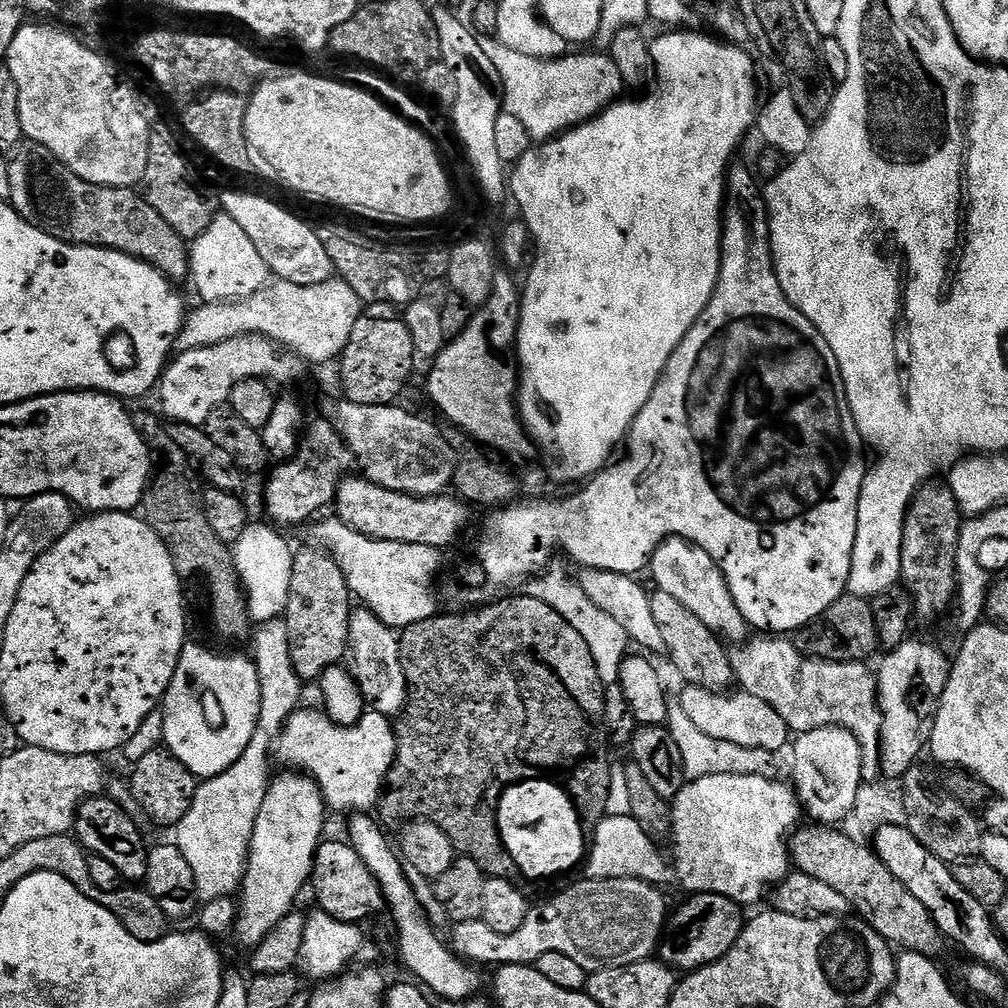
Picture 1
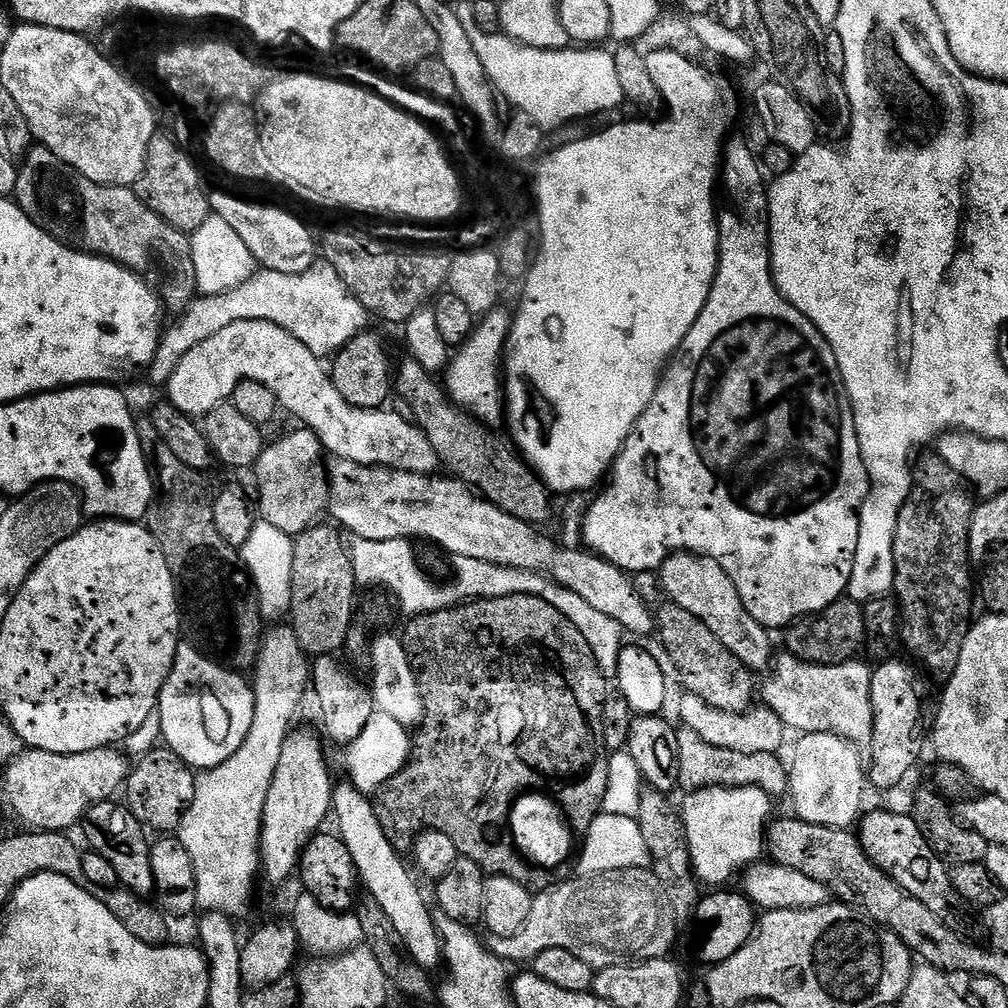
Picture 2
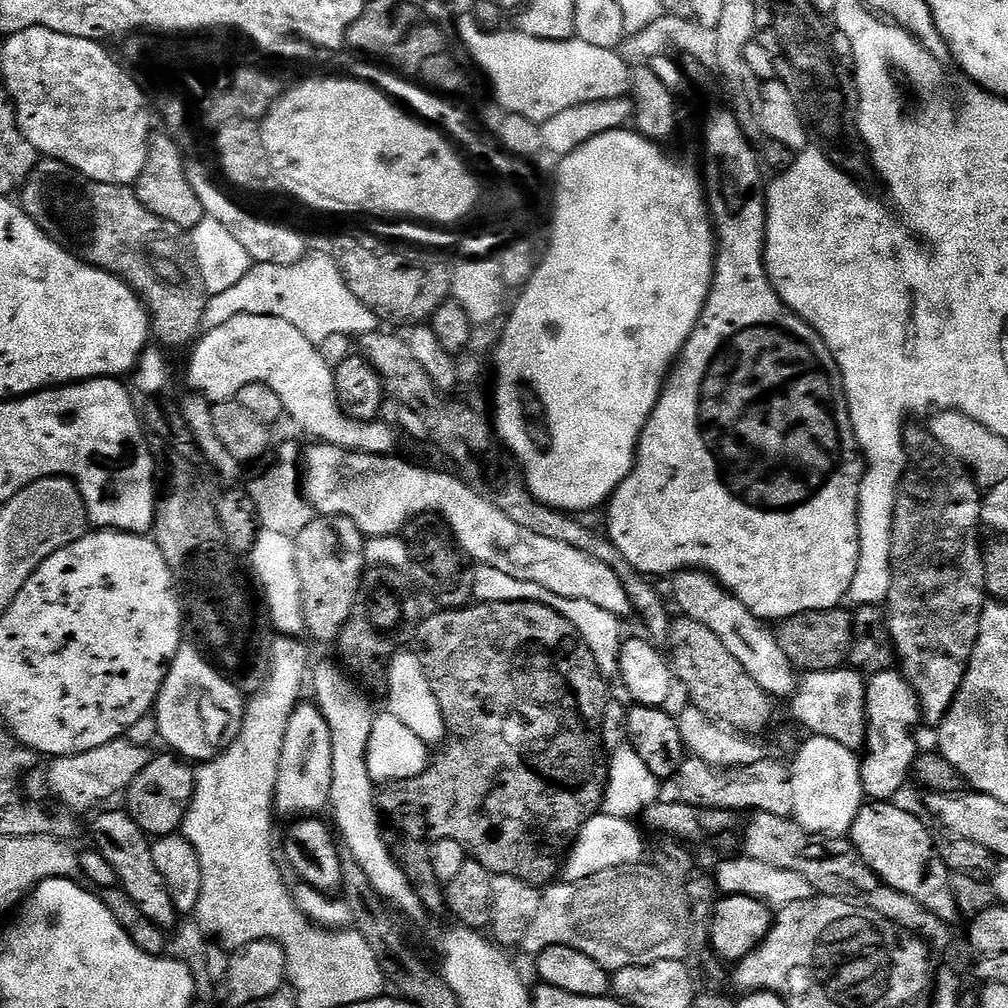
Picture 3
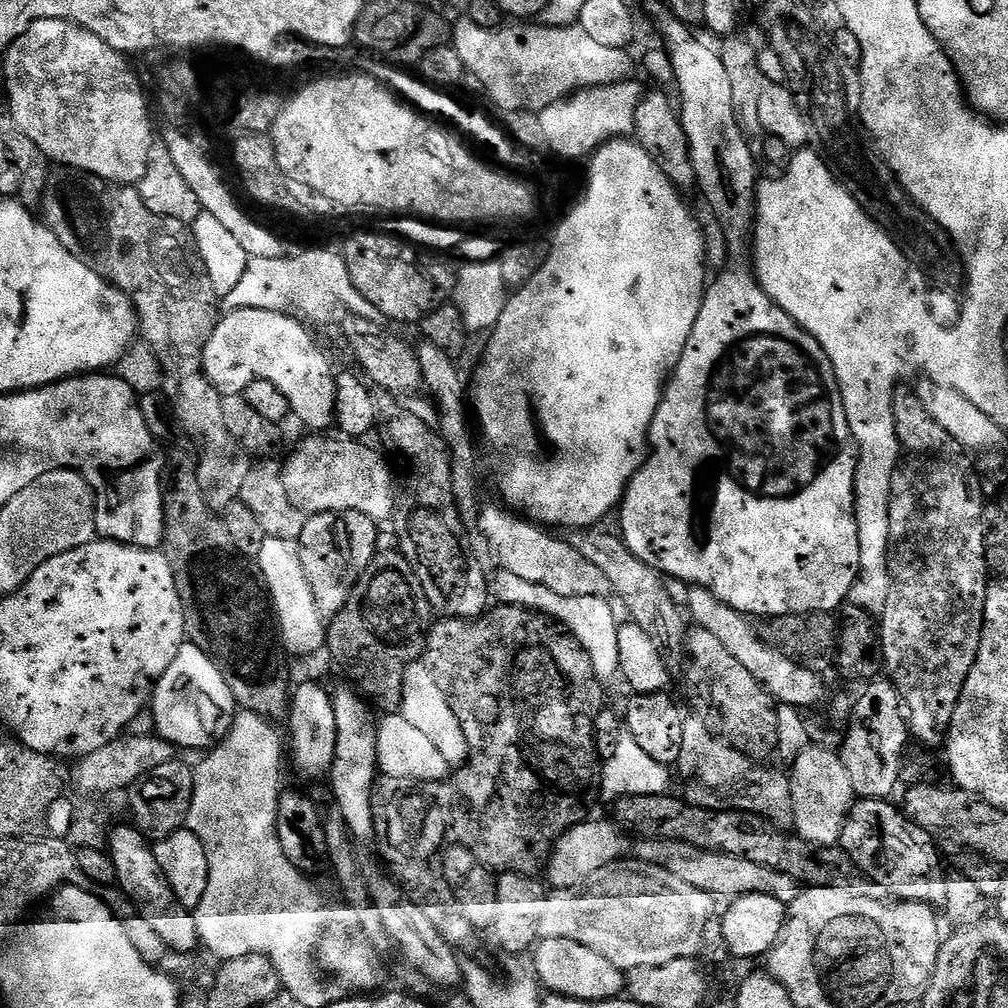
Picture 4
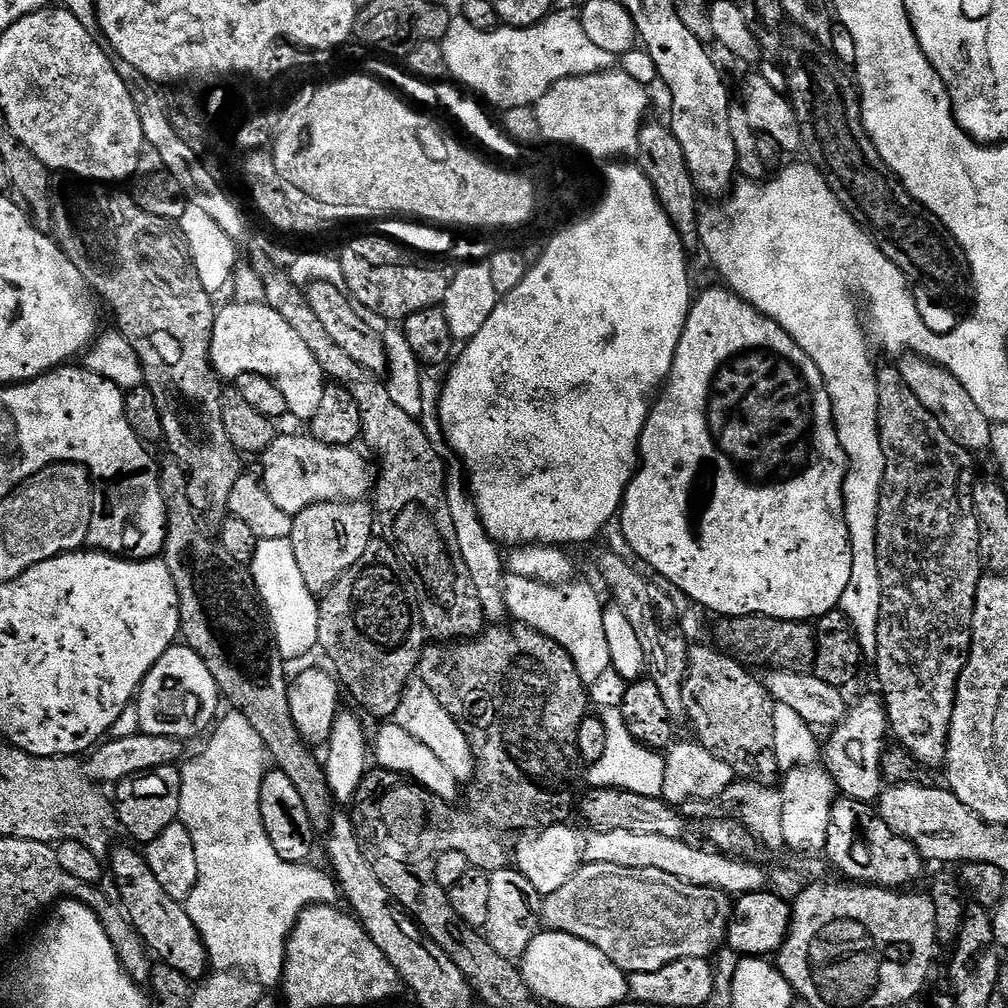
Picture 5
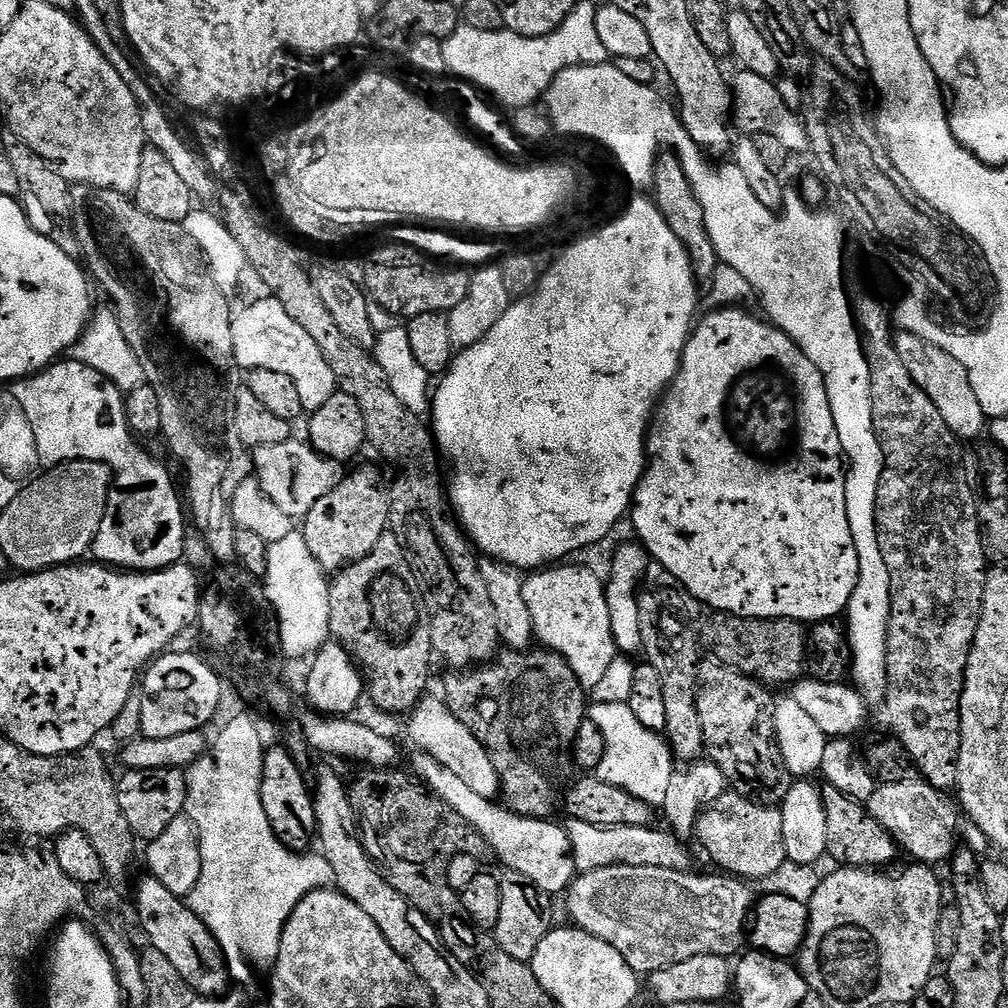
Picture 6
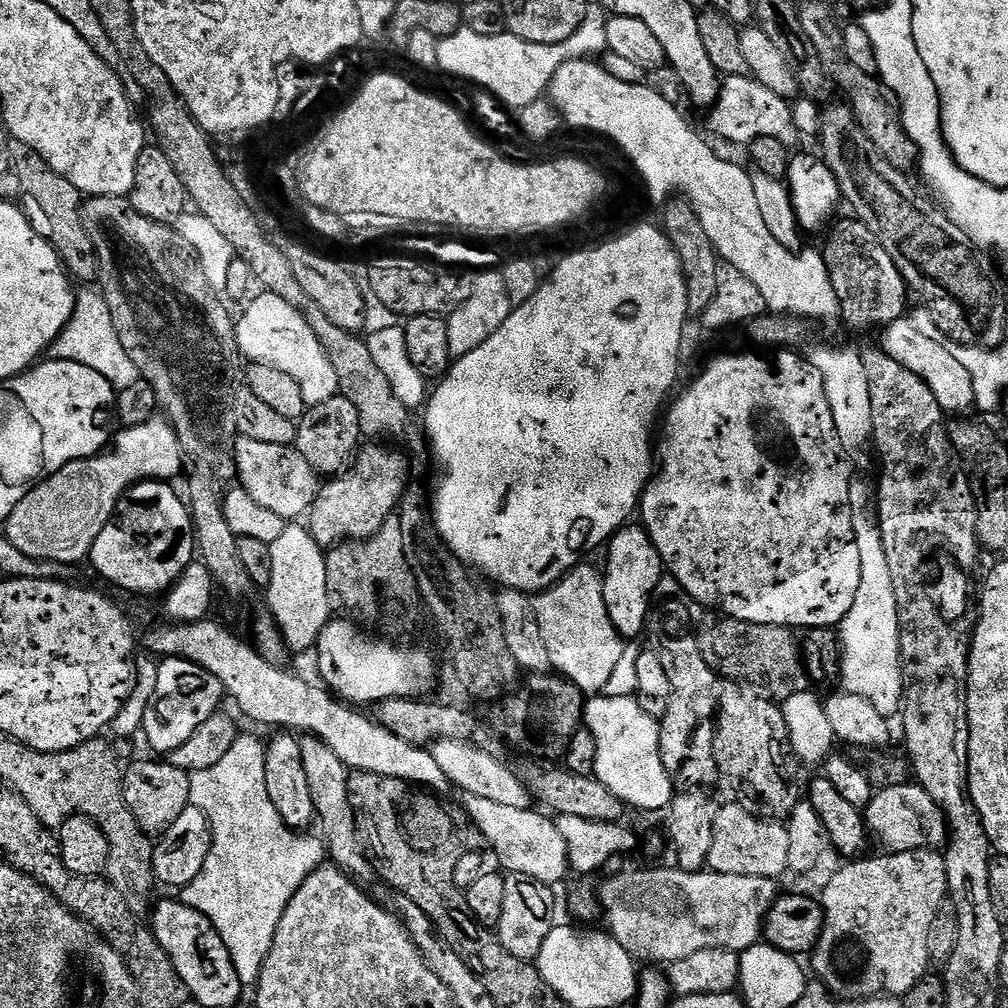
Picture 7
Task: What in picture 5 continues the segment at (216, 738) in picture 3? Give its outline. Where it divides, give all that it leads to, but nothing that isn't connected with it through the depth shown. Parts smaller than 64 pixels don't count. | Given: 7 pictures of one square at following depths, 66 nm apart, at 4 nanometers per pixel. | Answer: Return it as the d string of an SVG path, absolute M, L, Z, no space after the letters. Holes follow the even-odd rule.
M174 646L162 654L160 661L140 684L135 701L141 714L140 731L151 736L171 736L177 740L191 741L191 736L204 731L207 733L213 727L221 711L220 700L222 690L216 685L214 674L210 674L204 659L190 647Z

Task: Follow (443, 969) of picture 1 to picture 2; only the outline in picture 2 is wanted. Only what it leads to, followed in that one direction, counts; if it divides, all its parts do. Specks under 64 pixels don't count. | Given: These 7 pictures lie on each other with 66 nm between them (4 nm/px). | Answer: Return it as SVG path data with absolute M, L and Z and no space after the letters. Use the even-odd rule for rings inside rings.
M350 782L337 783L332 793L332 812L334 820L336 816L336 824L338 835L343 840L346 850L350 850L350 858L354 858L354 866L356 874L363 891L374 898L374 902L378 902L378 906L382 910L386 910L386 915L390 917L390 922L394 922L395 928L398 929L398 935L402 938L404 949L414 958L414 962L418 962L418 966L435 970L442 964L442 945L440 936L436 932L435 924L432 921L432 908L424 901L424 896L420 893L421 881L414 875L413 869L404 865L402 857L396 853L397 845L384 833L382 826L378 822L378 814L376 813L375 803L365 793L359 792L357 788Z

